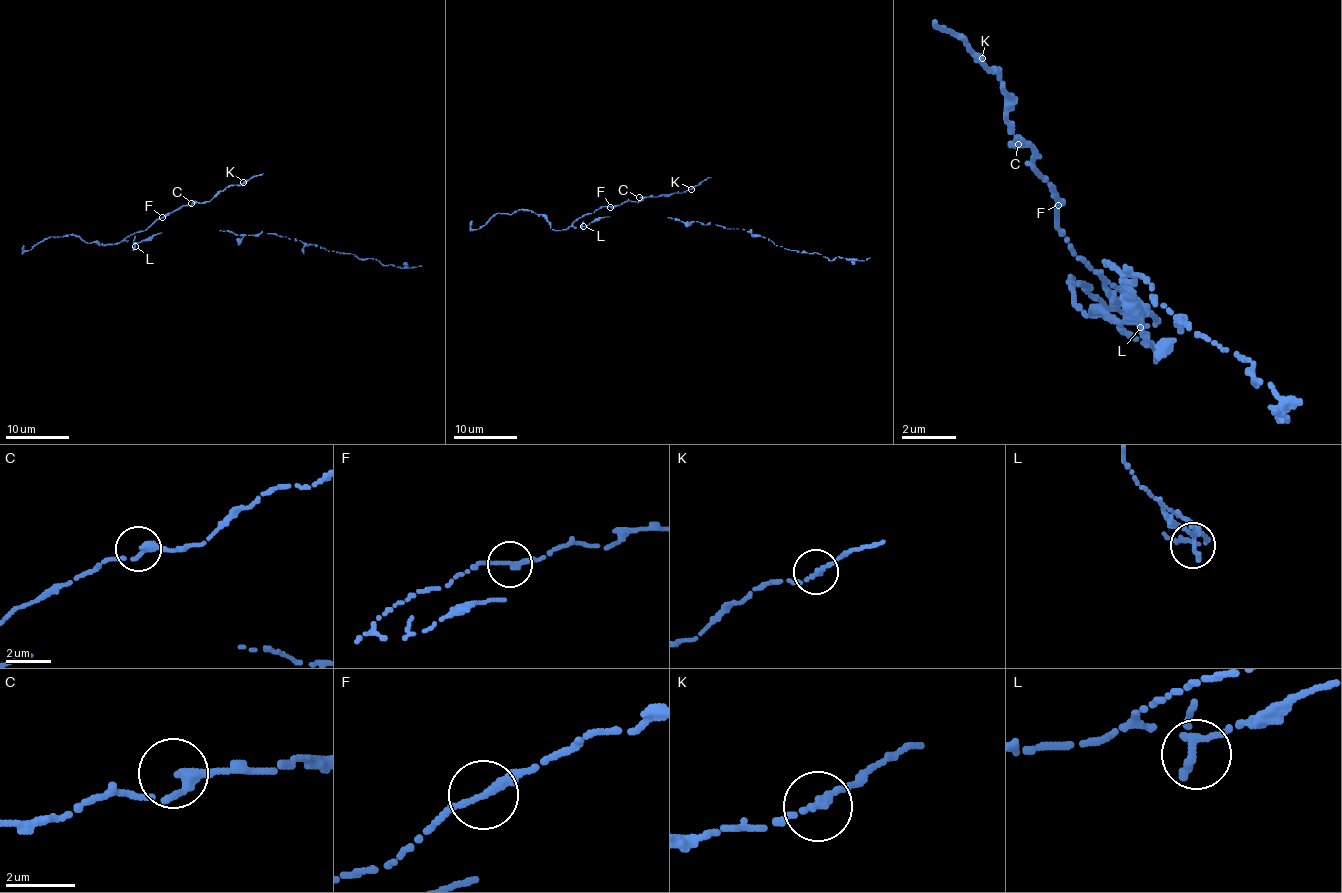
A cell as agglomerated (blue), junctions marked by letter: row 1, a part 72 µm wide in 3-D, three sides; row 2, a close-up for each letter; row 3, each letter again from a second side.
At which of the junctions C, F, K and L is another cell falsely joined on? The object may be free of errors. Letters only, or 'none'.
none

